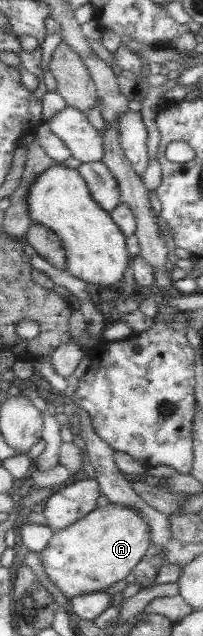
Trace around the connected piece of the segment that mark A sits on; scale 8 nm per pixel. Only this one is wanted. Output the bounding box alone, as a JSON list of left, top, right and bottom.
[39,503,153,600]

